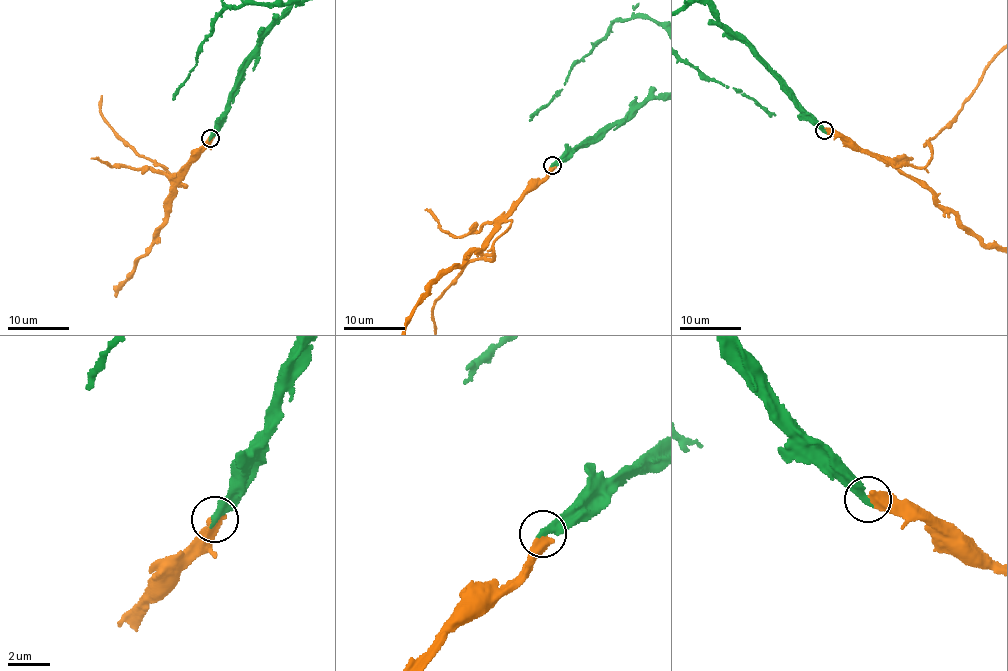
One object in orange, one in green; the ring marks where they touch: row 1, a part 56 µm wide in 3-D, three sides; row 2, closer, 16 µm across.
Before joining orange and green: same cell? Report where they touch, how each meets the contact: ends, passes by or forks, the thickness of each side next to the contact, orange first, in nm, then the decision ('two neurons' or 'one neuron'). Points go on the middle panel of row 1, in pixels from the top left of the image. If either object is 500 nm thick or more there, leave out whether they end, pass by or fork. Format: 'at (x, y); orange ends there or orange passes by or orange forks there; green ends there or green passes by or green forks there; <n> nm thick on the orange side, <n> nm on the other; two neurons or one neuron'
at (552, 165); orange ends there; green ends there; 460 nm thick on the orange side, 400 nm on the other; one neuron

